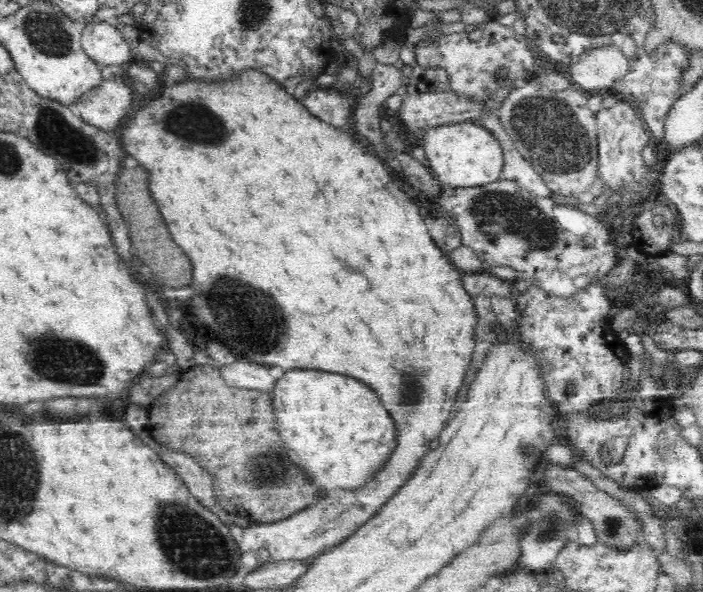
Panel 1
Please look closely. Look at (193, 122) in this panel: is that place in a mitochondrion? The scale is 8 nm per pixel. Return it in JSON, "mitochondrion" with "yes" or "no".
{"mitochondrion":"yes"}

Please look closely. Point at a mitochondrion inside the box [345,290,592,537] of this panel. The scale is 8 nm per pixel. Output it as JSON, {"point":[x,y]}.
{"point":[410,391]}

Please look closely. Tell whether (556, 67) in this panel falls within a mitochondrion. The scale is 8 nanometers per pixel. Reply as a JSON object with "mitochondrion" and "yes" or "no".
{"mitochondrion":"no"}

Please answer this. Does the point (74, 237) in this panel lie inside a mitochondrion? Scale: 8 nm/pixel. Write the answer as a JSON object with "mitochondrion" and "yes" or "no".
{"mitochondrion":"no"}

